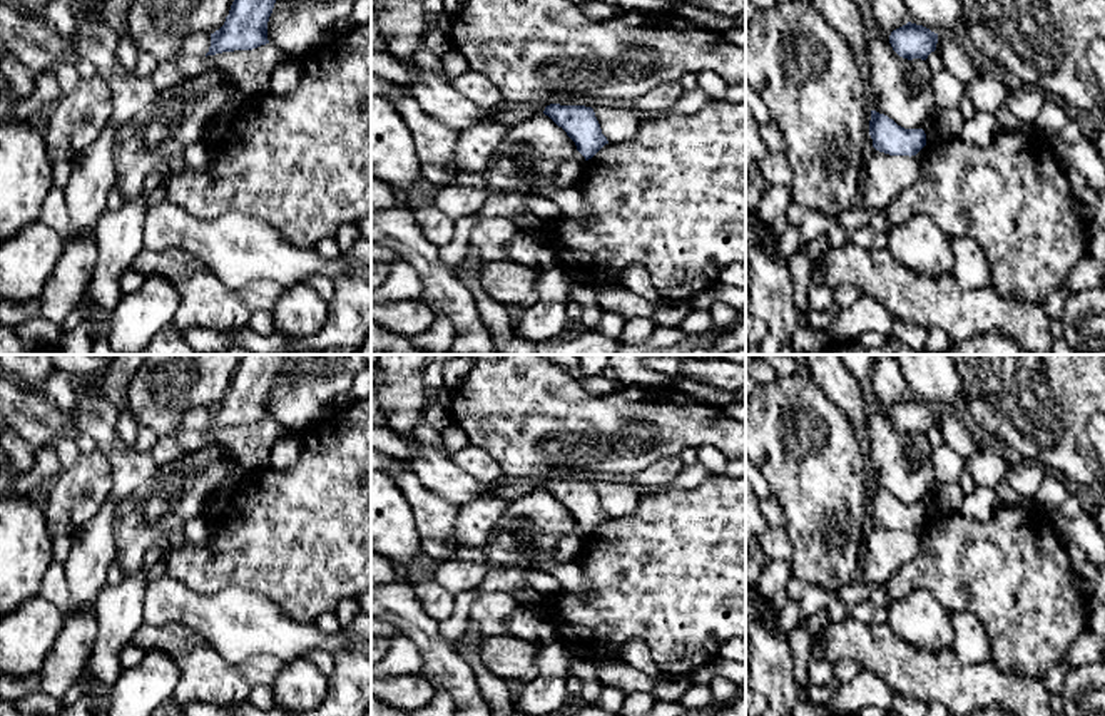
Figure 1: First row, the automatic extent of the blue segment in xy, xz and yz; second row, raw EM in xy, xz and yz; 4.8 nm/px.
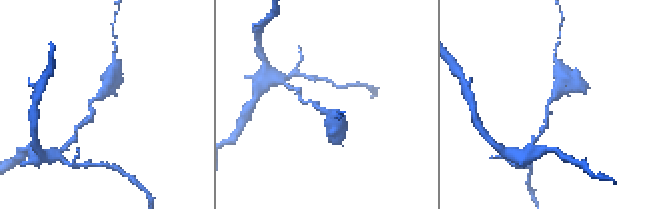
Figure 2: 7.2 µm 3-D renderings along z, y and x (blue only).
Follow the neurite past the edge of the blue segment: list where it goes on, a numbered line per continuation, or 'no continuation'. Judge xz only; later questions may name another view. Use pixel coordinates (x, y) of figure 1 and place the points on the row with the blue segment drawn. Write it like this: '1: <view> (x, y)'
no continuation

